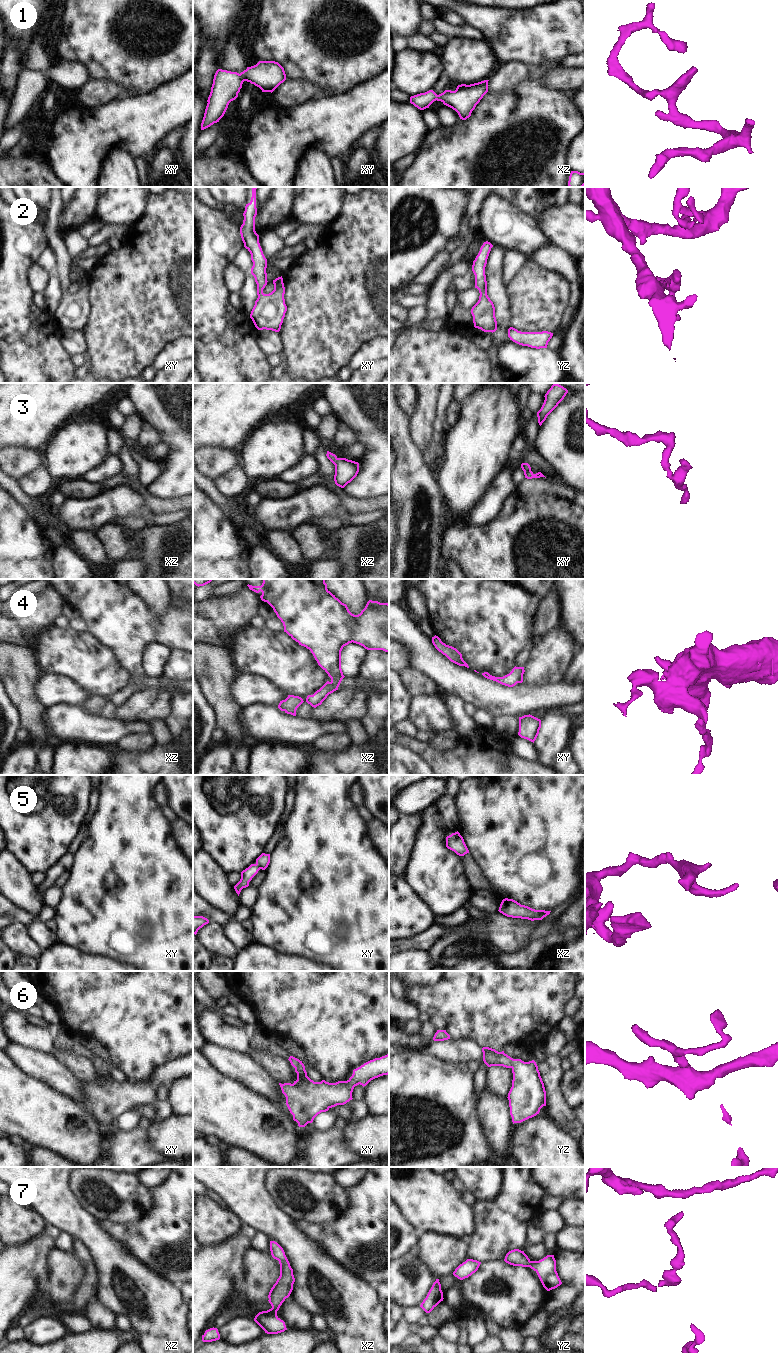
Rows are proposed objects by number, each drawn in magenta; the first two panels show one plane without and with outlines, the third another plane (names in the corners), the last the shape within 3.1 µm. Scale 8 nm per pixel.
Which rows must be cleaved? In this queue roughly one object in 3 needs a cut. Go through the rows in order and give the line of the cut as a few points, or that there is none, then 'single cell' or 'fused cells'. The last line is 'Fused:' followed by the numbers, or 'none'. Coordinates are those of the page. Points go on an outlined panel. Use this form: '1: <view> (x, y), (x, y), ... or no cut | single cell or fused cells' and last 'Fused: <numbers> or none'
1: no cut | single cell
2: no cut | single cell
3: no cut | single cell
4: no cut | single cell
5: no cut | single cell
6: no cut | single cell
7: no cut | single cell
Fused: none

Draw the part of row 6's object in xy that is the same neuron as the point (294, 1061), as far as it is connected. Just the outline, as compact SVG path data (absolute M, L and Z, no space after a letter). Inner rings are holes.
M389 1054L370 1060L353 1070L347 1081L329 1083L325 1080L314 1082L307 1076L305 1066L299 1059L288 1059L297 1073L297 1080L291 1083L279 1083L286 1097L286 1105L299 1127L312 1123L321 1112L352 1100L355 1086L366 1086L371 1080L389 1074Z

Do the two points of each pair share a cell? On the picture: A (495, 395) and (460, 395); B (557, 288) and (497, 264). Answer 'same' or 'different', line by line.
A: different
B: different

